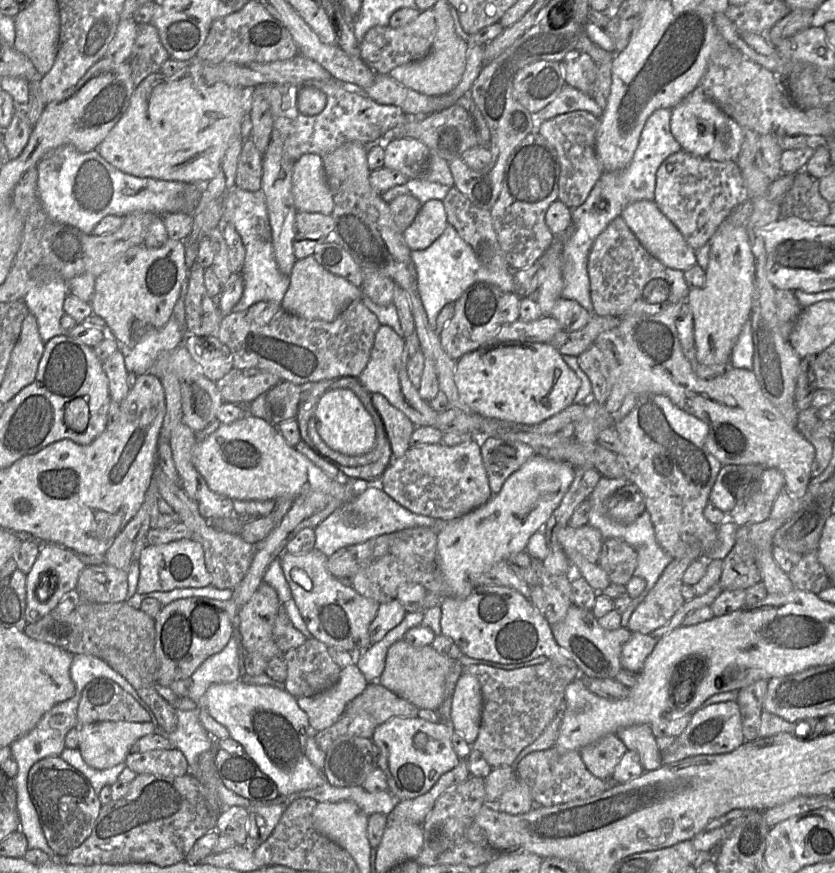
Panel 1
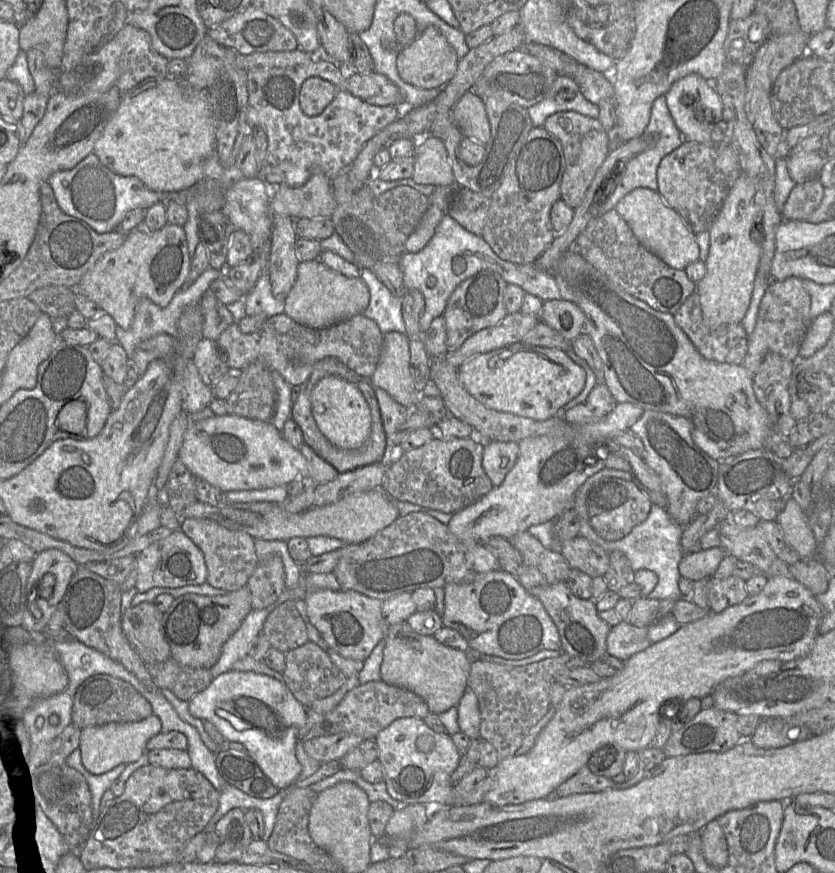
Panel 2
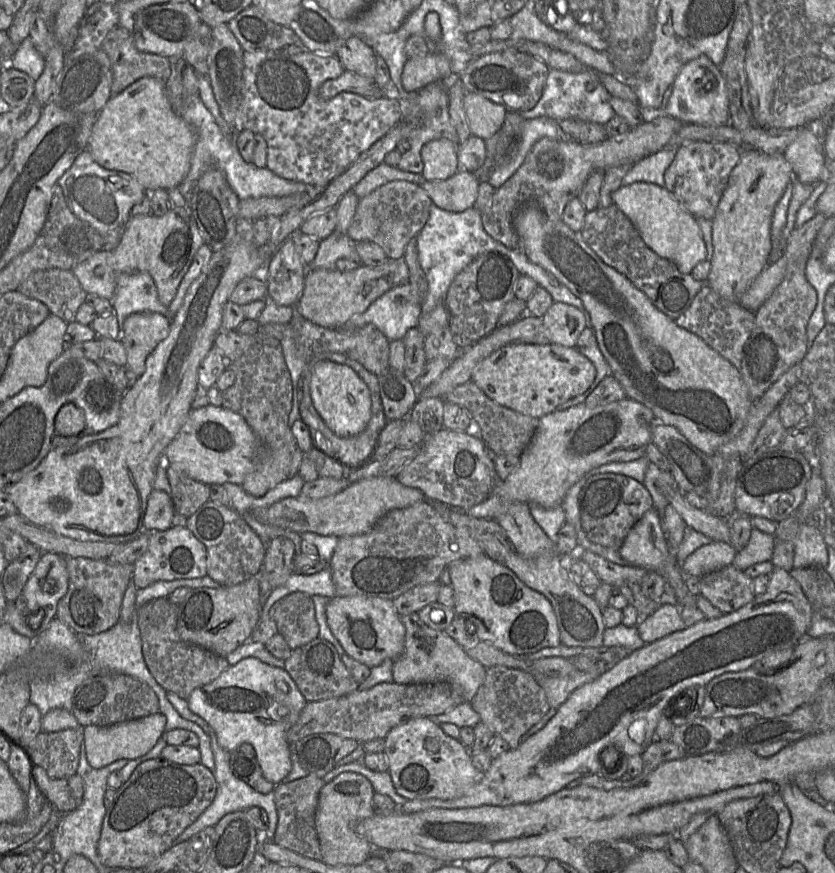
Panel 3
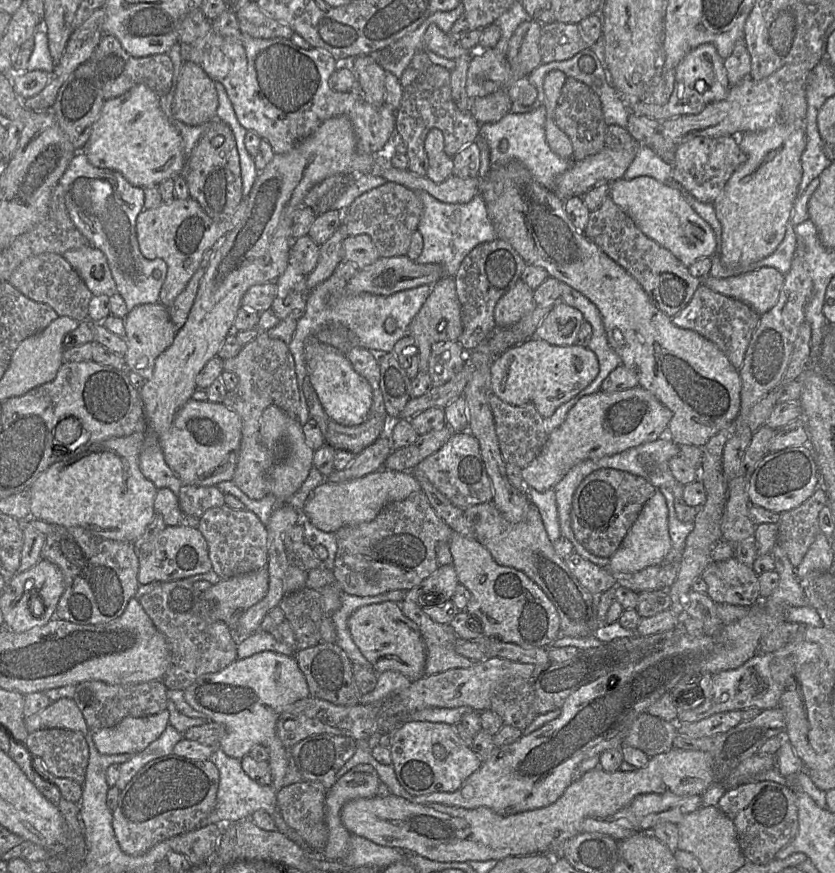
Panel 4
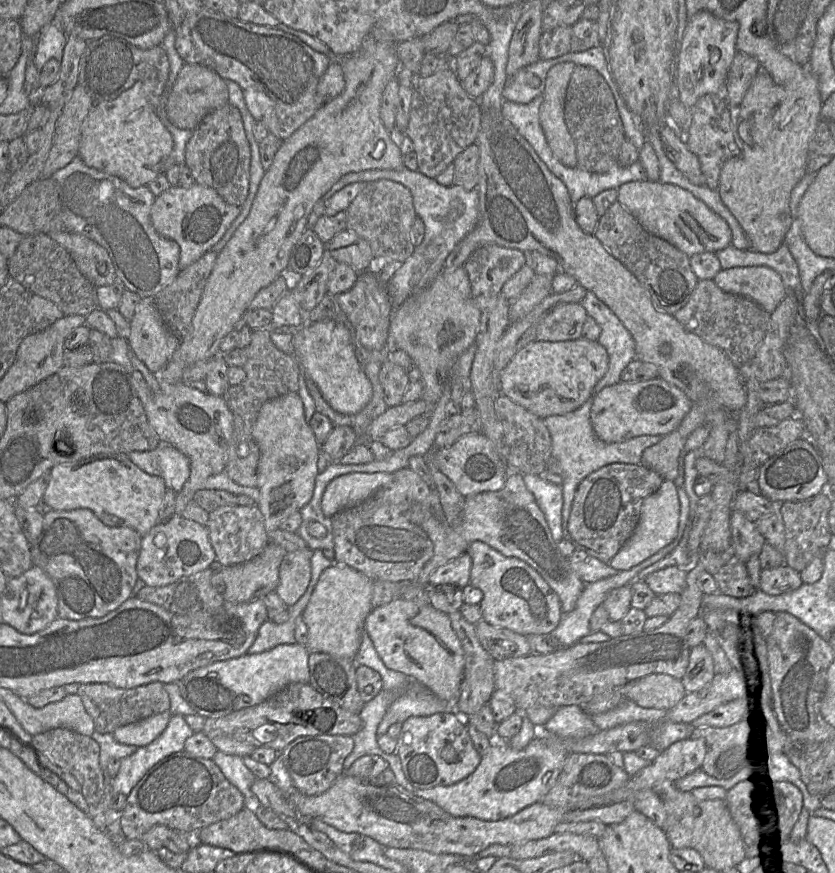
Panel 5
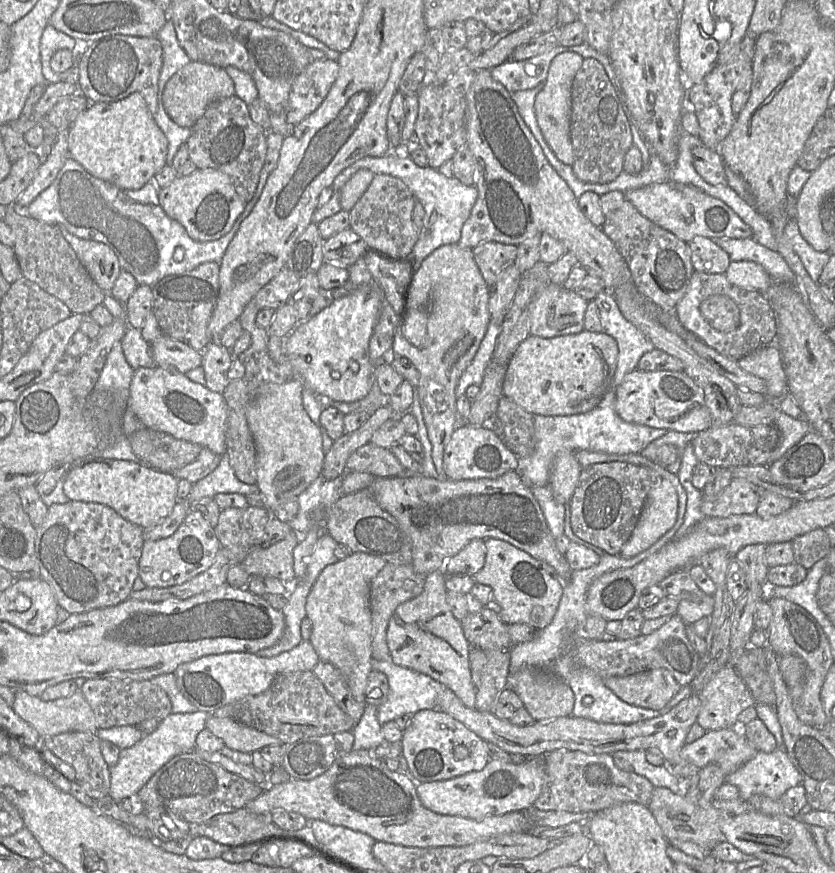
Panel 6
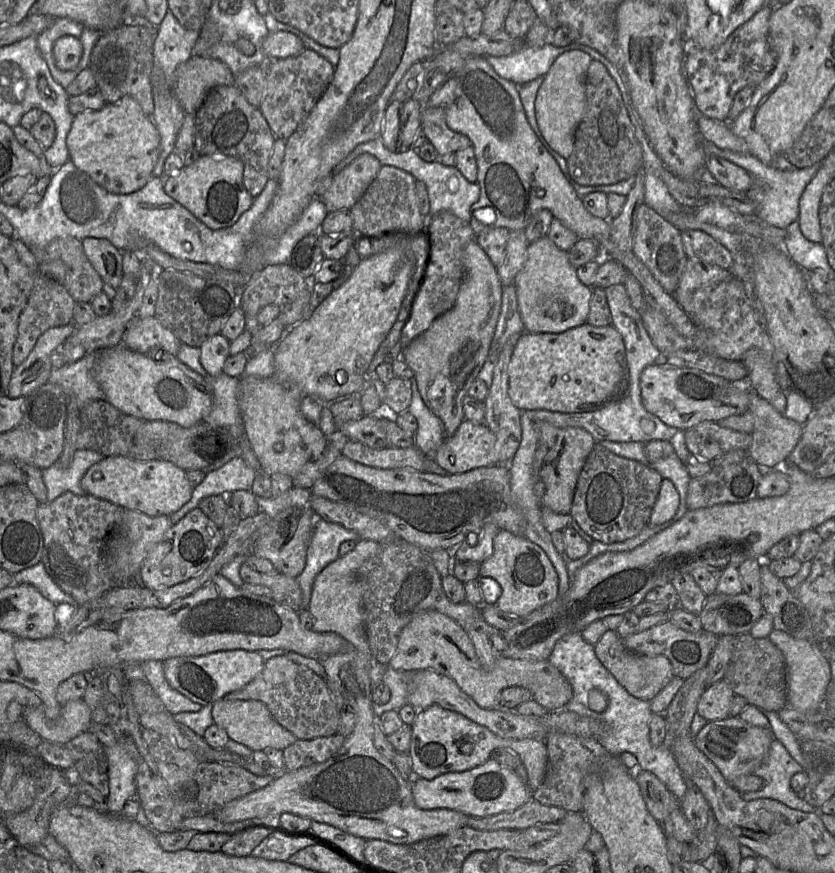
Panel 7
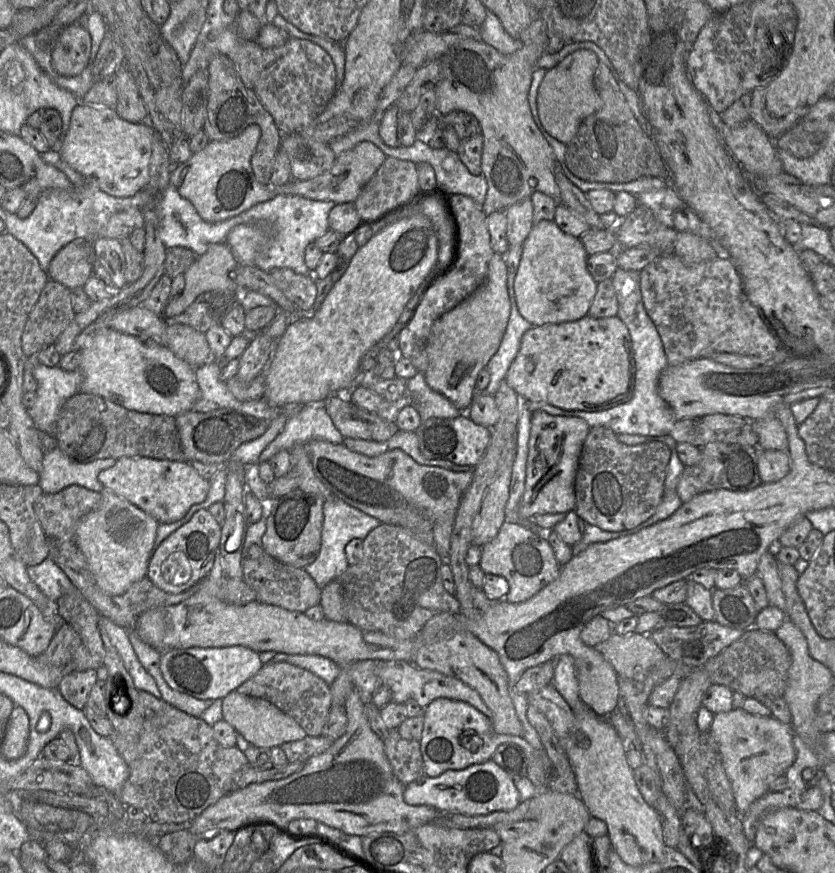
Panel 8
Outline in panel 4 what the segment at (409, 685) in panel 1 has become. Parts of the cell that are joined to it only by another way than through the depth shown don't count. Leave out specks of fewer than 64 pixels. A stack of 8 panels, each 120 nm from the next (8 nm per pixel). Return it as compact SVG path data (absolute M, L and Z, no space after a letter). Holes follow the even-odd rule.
M402 600L401 609L418 627L426 645L424 676L456 668L469 668L475 663L455 650L458 637L449 624L433 621L416 603Z

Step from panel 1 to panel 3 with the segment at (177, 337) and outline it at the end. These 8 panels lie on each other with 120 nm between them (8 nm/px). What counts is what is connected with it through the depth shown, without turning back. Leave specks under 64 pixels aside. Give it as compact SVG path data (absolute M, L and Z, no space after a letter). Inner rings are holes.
M146 272L119 274L114 296L110 301L118 321L120 341L124 320L130 314L155 312L170 317L168 307L158 300L153 278Z

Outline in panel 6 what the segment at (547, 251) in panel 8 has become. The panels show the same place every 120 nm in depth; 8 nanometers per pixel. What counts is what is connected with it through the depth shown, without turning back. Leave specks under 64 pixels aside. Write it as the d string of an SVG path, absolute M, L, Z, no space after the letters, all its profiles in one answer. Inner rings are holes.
M539 260L527 271L528 277L534 281L534 298L529 305L529 334L542 338L577 334L584 330L584 315L589 301L576 294L574 290L553 283L547 272L548 265Z

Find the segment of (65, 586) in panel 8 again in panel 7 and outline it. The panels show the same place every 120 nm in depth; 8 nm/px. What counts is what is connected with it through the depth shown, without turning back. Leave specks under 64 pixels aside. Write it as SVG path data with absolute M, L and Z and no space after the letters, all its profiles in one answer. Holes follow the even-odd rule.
M42 562L14 574L13 581L17 585L29 584L34 586L55 605L66 603L78 607L75 600L53 581Z

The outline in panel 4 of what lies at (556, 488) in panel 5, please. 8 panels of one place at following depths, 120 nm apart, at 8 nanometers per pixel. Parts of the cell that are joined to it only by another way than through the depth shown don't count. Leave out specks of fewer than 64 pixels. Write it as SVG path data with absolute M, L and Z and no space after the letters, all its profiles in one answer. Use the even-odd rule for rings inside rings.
M525 485L524 492L527 494L530 503L537 507L550 542L555 543L561 537L555 492L553 489L538 492Z

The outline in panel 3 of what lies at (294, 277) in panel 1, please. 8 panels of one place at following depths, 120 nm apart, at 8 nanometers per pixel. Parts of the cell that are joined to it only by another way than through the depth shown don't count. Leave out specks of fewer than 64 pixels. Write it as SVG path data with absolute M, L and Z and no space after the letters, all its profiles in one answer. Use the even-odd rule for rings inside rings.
M404 258L388 259L376 267L360 265L348 272L308 268L302 296L294 309L300 316L318 326L343 328L354 315L365 312L377 298L396 286L408 283L408 280L409 270Z

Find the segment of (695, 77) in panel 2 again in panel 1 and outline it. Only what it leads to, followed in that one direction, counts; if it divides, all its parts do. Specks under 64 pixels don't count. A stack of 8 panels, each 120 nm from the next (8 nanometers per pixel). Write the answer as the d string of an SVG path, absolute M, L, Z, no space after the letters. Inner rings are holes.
M694 89L677 106L671 109L670 128L673 137L679 142L682 150L695 156L715 161L736 161L744 140L744 129L715 103L708 100L700 89ZM699 124L704 126L704 131L699 131Z

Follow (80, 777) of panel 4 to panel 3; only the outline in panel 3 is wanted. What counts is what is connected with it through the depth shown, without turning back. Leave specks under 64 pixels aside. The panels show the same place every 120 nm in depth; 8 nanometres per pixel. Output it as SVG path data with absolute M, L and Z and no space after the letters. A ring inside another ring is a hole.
M83 728L41 731L27 747L49 777L63 779L77 773L83 739Z

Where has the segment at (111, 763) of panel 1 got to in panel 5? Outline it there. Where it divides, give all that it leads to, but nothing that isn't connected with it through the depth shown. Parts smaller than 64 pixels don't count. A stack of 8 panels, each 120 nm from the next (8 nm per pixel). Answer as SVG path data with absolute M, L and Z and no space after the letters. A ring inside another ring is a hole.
M166 711L137 722L121 726L112 733L115 740L137 748L146 746L158 738L166 729L172 714Z

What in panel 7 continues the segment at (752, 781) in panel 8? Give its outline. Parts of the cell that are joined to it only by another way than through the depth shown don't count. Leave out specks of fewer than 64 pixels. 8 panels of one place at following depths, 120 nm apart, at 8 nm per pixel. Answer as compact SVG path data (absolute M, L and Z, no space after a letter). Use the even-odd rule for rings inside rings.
M740 716L708 722L693 738L695 746L715 764L729 783L737 777L753 775L765 759L773 740L770 729L751 725Z

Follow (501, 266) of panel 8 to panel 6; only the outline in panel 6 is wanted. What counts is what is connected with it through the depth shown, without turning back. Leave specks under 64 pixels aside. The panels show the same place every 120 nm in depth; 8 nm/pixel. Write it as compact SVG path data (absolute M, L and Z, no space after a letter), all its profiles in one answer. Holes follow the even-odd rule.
M458 243L442 245L415 266L405 297L405 312L430 303L423 345L415 347L404 337L402 322L394 335L392 349L395 354L407 358L419 372L417 391L439 479L446 478L444 450L459 425L456 386L487 331L490 322L489 297L490 288L475 262L473 249L461 247Z

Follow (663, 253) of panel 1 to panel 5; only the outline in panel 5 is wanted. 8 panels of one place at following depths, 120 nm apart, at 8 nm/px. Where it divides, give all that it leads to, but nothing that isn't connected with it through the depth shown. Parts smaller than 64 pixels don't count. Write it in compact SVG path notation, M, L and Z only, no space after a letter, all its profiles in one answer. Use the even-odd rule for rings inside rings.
M635 180L617 188L617 201L650 234L657 236L691 257L697 253L716 253L731 243L727 222L689 191L660 181Z

